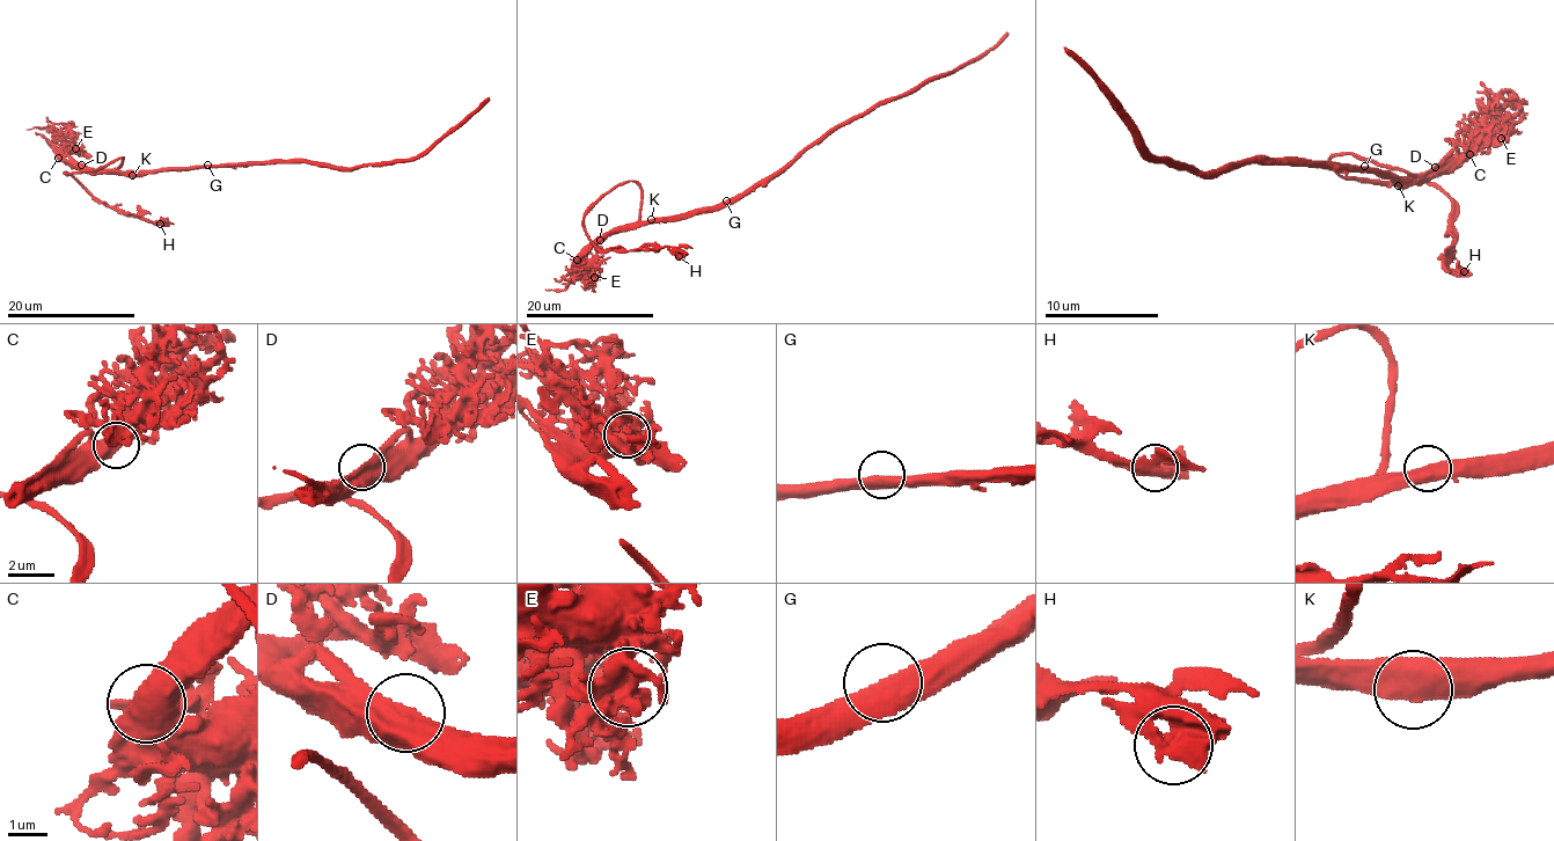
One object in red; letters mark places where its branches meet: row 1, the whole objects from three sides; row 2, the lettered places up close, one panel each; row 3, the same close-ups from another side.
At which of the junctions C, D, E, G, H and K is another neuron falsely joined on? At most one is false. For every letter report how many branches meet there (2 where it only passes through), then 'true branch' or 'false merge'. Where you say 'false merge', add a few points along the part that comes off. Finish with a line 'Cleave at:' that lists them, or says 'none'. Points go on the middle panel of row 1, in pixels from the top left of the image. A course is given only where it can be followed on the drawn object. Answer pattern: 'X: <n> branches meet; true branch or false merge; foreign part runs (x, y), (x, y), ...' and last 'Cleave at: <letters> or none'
C: 2 branches meet; true branch
D: 2 branches meet; true branch
E: 5 branches meet; true branch
G: 2 branches meet; true branch
H: 2 branches meet; true branch
K: 2 branches meet; true branch
Cleave at: none

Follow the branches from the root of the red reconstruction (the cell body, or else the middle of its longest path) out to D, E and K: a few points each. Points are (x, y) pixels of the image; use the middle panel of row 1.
D: (730, 205), (702, 206), (666, 218), (629, 222), (611, 229), (600, 240)
E: (730, 205), (695, 209), (611, 229), (581, 260), (594, 277)
K: (730, 205), (702, 206), (651, 219)

